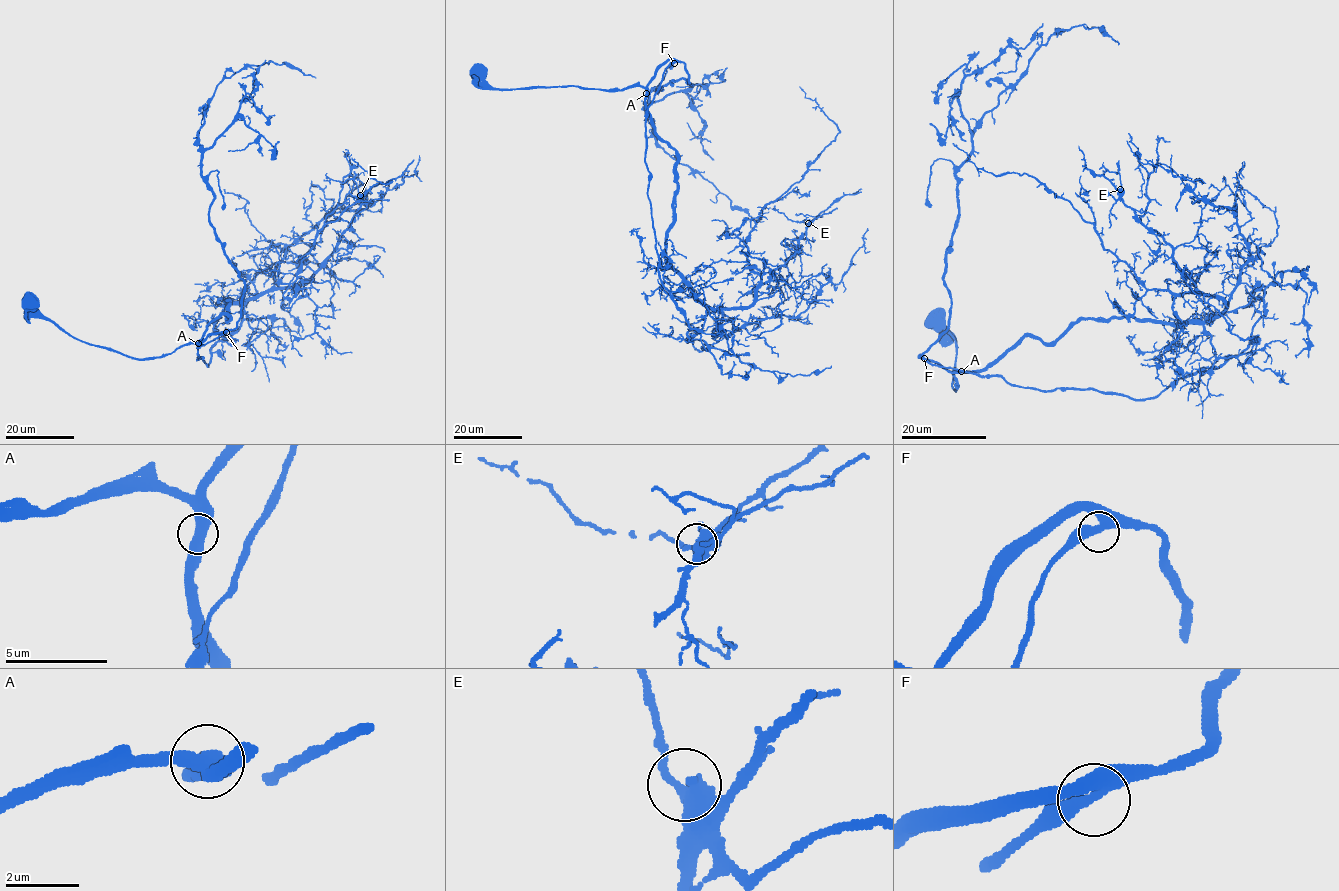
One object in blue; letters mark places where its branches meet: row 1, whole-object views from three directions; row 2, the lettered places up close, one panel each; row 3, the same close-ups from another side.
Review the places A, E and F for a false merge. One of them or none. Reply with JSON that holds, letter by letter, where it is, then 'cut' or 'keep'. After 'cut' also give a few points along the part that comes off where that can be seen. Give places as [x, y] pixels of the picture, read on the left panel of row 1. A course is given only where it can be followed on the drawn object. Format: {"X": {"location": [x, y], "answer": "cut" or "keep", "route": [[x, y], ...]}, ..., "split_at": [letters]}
{"A": {"location": [198, 343], "answer": "keep"}, "E": {"location": [360, 195], "answer": "keep"}, "F": {"location": [226, 332], "answer": "keep"}, "split_at": []}

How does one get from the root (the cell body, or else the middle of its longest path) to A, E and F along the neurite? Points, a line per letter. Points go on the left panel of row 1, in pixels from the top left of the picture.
A: (28, 302), (73, 336), (134, 358), (160, 358), (184, 345), (198, 343)
E: (28, 302), (79, 340), (160, 358), (229, 320), (221, 299), (303, 284), (360, 195)
F: (28, 302), (73, 336), (139, 359), (160, 358), (184, 345), (199, 344), (210, 335), (226, 332)

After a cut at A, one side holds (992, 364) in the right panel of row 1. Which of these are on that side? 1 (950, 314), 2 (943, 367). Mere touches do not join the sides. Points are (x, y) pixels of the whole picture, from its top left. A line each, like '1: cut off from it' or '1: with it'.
1: with it
2: with it

